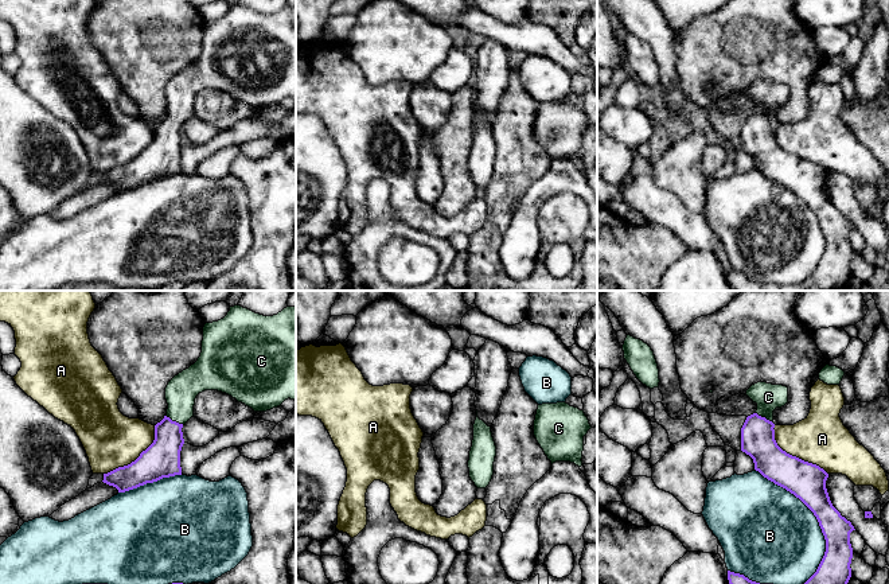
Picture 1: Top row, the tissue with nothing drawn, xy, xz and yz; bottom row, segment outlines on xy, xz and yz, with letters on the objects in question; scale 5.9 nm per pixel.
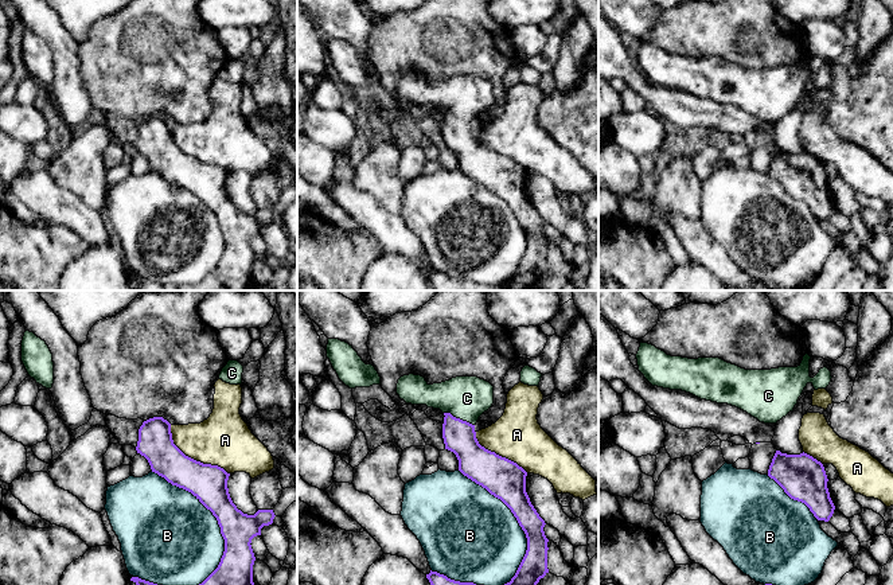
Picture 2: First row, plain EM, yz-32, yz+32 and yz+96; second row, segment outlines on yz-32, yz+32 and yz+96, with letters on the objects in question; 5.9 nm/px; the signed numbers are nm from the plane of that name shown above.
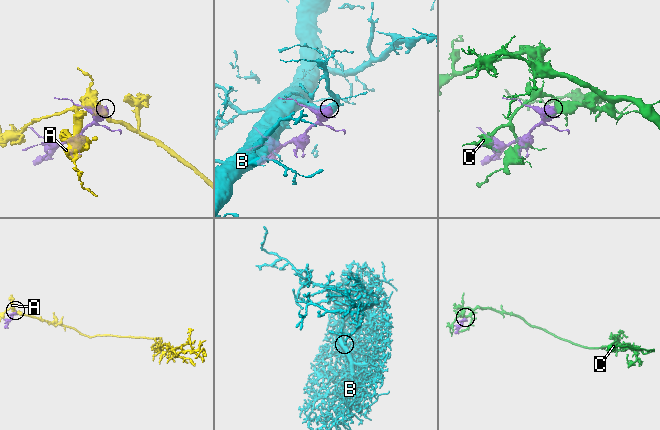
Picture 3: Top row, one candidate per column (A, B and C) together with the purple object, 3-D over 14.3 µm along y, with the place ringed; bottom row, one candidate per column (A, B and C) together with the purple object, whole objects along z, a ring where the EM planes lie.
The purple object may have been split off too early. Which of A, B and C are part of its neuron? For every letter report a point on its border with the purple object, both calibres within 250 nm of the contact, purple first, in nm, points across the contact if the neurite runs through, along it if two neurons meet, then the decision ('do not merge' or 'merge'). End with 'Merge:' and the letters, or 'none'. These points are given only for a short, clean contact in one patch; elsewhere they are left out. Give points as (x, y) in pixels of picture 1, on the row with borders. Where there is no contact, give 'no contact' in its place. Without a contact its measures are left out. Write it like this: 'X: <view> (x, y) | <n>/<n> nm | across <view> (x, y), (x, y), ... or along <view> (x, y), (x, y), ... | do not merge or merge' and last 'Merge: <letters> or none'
A: yz (794, 456) | 220/320 nm | do not merge
B: yz (817, 518) | 220/500 nm | do not merge
C: xy (175, 421) | 220/190 nm | across xy (162, 459), (168, 429), (175, 421), (180, 409), (180, 393) | merge
Merge: C

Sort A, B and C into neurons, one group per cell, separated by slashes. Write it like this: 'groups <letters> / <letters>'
groups A / B / C

